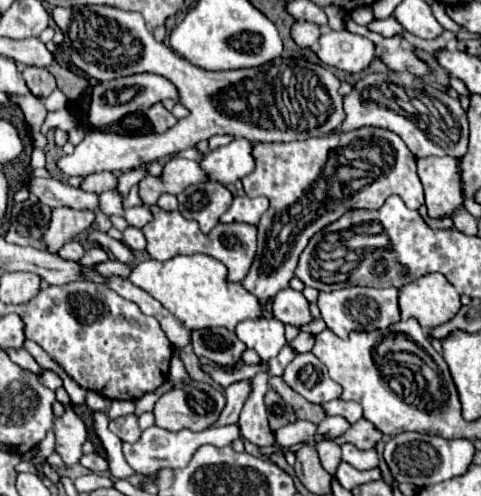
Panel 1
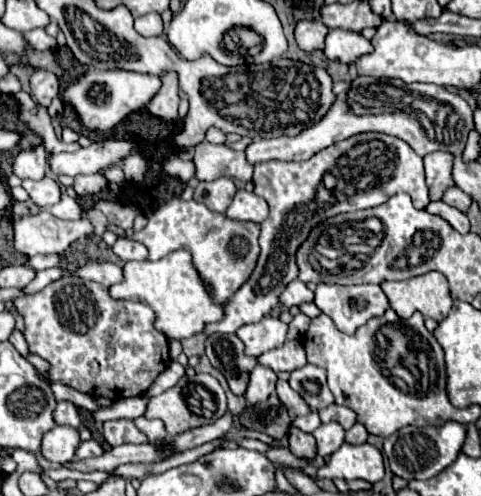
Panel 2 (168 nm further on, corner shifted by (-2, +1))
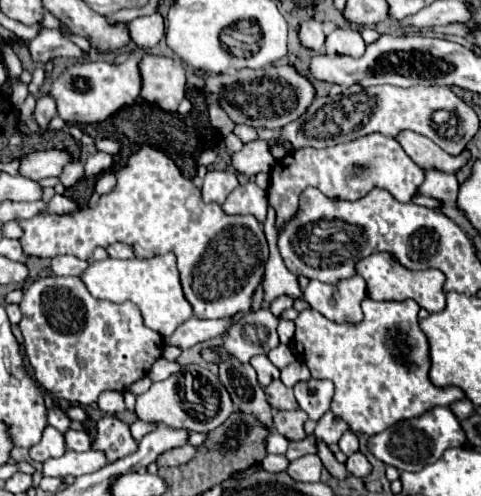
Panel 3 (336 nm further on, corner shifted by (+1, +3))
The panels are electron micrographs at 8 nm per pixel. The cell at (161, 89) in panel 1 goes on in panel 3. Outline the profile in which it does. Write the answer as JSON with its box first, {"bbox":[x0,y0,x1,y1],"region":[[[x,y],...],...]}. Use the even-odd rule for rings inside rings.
{"bbox":[47,49,141,123],"region":[[[133,49],[129,59],[121,65],[111,65],[107,61],[85,61],[67,67],[49,87],[47,95],[53,97],[57,113],[67,123],[97,123],[105,121],[121,107],[131,105],[141,91],[139,75],[139,49]]]}

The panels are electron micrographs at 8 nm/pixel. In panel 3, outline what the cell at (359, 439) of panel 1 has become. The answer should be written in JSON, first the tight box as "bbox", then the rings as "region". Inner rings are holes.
{"bbox":[339,431,359,455],"region":[[[345,431],[343,437],[339,439],[339,447],[341,447],[341,451],[343,451],[345,455],[353,455],[353,453],[359,449],[359,441],[357,441],[355,433]]]}

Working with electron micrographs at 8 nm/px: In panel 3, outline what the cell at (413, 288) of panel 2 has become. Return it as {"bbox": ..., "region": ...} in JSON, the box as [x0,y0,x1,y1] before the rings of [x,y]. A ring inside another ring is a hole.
{"bbox":[357,253,445,313],"region":[[[373,253],[357,263],[357,275],[361,275],[367,281],[367,289],[369,289],[367,295],[375,301],[413,299],[419,303],[419,307],[427,309],[429,313],[437,313],[445,307],[445,293],[443,293],[445,275],[439,269],[411,271],[405,269],[391,253]]]}

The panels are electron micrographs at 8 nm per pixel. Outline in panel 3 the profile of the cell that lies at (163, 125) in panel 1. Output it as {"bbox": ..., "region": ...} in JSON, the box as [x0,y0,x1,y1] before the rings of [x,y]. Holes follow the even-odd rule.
{"bbox":[139,53,185,111],"region":[[[143,53],[139,63],[141,97],[157,103],[165,111],[177,111],[179,101],[185,97],[185,69],[171,57]]]}

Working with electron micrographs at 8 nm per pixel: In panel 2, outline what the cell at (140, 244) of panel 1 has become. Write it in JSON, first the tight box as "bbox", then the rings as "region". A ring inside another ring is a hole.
{"bbox":[112,235,148,261],"region":[[[128,235],[118,237],[118,241],[114,243],[112,249],[114,249],[114,253],[116,253],[120,259],[124,259],[124,261],[132,261],[132,259],[142,261],[142,259],[148,257],[148,249],[146,249],[142,243],[136,243],[134,239],[128,239]]]}

